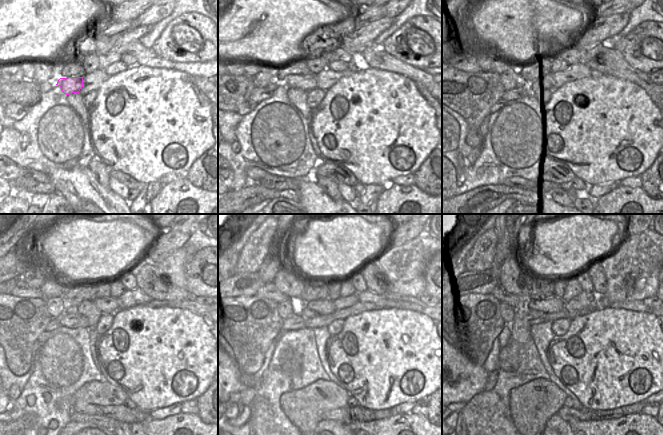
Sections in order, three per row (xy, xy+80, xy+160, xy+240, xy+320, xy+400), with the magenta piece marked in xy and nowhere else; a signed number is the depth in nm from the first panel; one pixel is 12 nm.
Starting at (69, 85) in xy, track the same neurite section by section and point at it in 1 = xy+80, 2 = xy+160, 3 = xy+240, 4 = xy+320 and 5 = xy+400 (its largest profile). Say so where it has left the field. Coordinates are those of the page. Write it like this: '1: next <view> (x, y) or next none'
1: next xy+80 (305, 82)
2: next xy+160 (510, 79)
3: next xy+240 (55, 306)
4: next xy+320 (284, 309)
5: next xy+400 (507, 312)

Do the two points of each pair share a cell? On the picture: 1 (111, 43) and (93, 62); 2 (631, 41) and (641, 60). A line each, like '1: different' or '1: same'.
1: different
2: same

